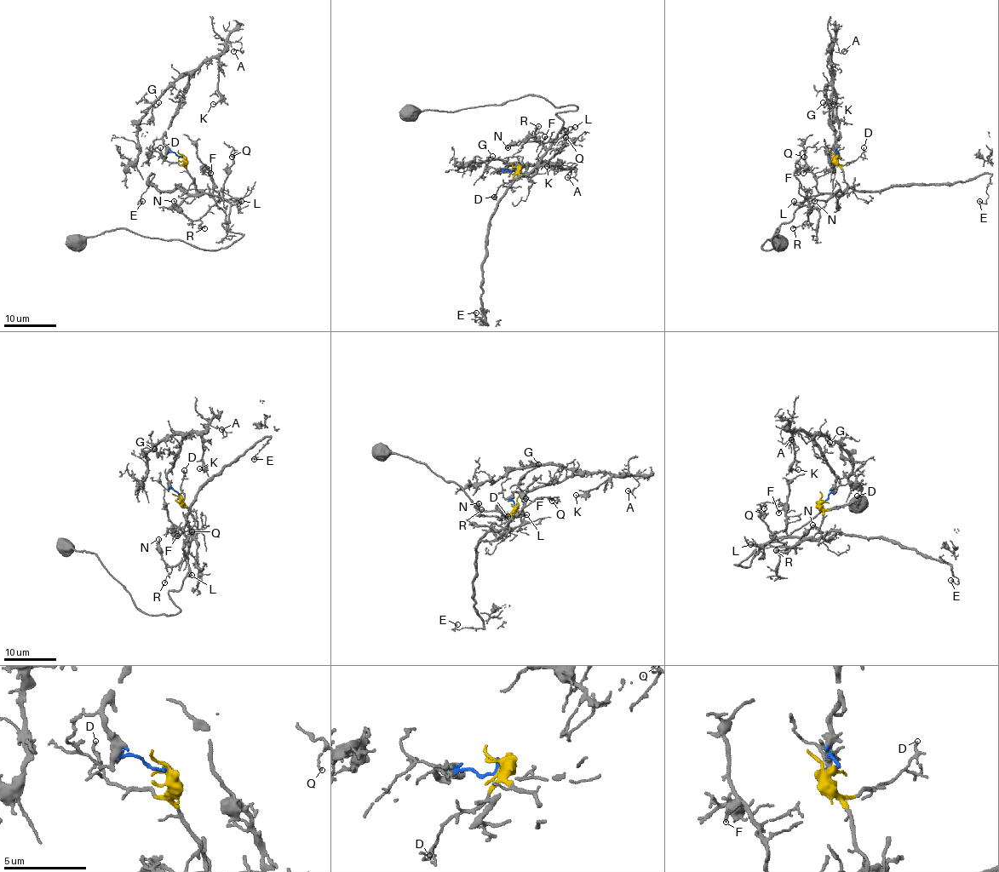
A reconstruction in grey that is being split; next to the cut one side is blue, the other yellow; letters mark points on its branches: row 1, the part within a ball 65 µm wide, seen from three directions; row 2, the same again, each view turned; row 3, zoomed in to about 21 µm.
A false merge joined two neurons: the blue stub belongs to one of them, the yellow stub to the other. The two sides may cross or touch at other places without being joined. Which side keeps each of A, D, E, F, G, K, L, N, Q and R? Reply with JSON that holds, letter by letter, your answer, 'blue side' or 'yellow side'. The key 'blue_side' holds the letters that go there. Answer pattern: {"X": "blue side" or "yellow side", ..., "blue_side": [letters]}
{"A": "blue side", "D": "yellow side", "E": "yellow side", "F": "yellow side", "G": "blue side", "K": "blue side", "L": "yellow side", "N": "yellow side", "Q": "yellow side", "R": "yellow side", "blue_side": ["A", "G", "K"]}

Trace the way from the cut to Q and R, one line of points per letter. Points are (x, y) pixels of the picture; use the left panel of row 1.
Q: (182, 156), (195, 185), (195, 194), (219, 195), (233, 157), (232, 150), (232, 156)
R: (182, 156), (195, 185), (195, 194), (211, 194), (218, 198), (199, 219), (204, 228)

